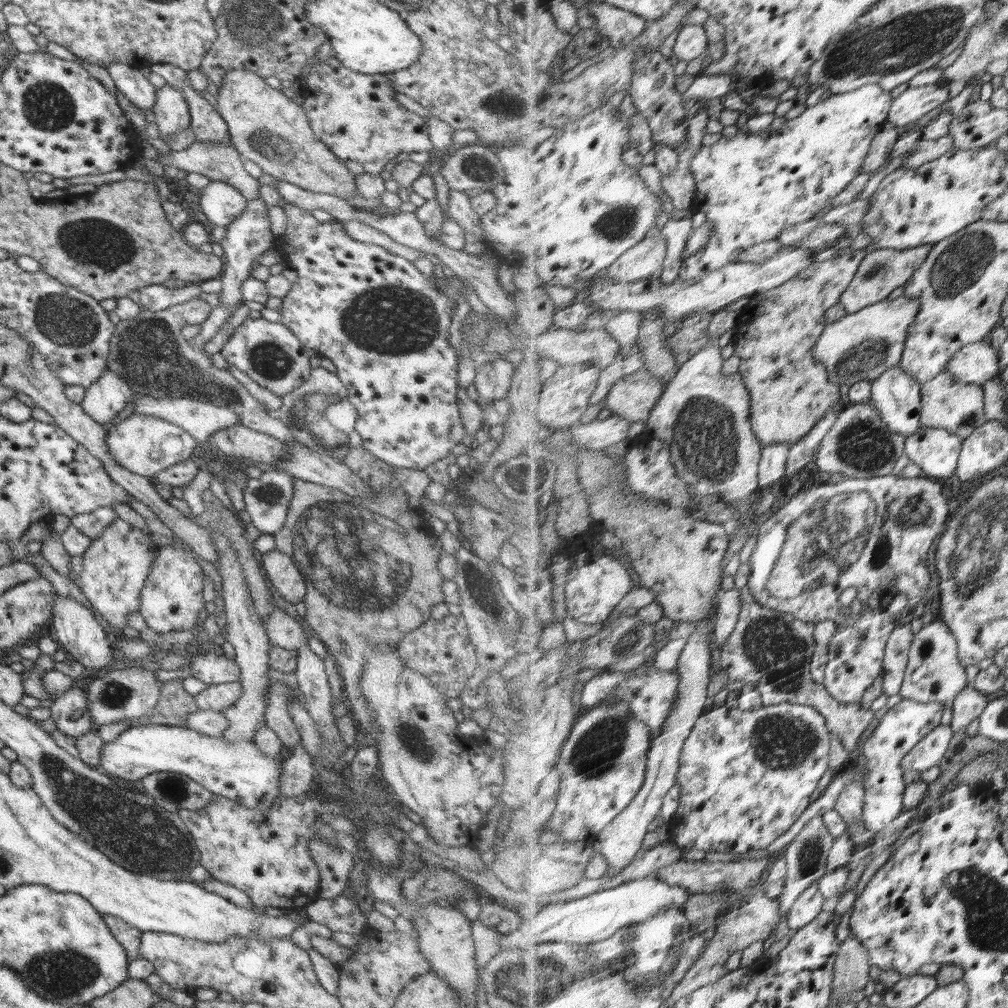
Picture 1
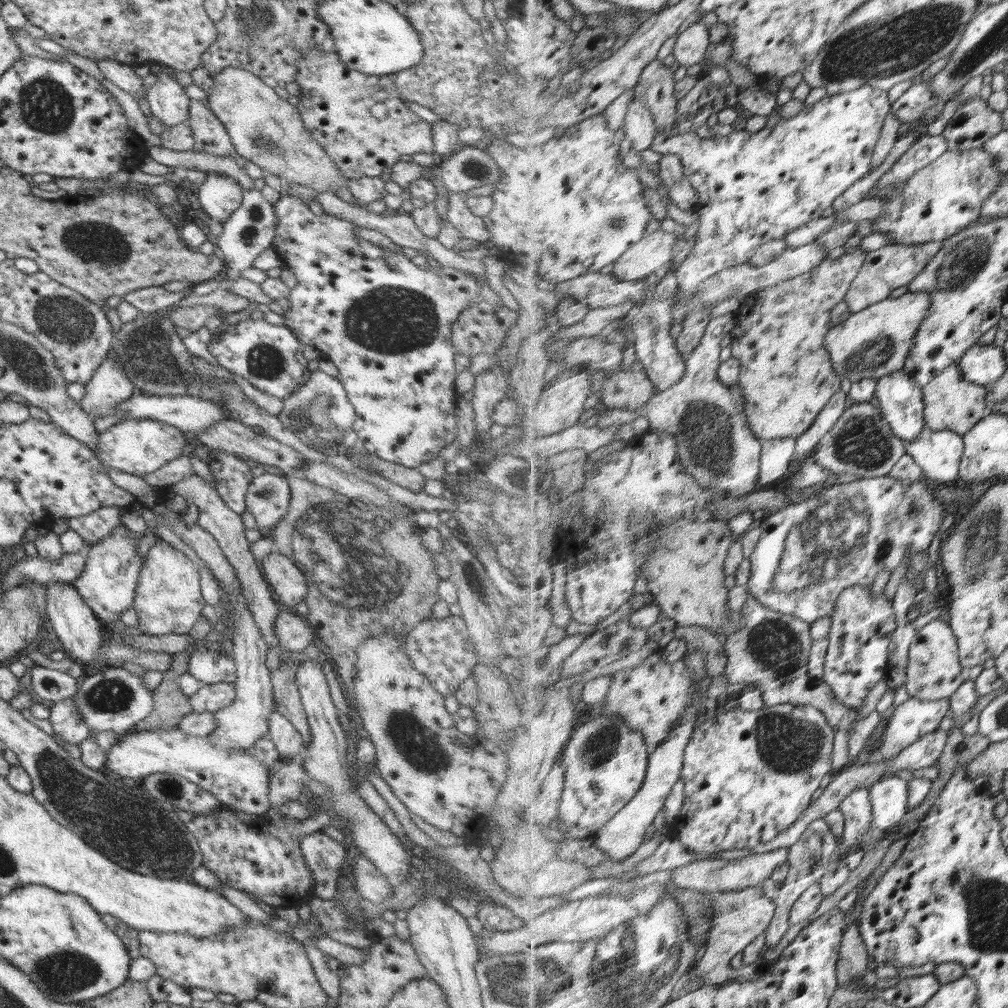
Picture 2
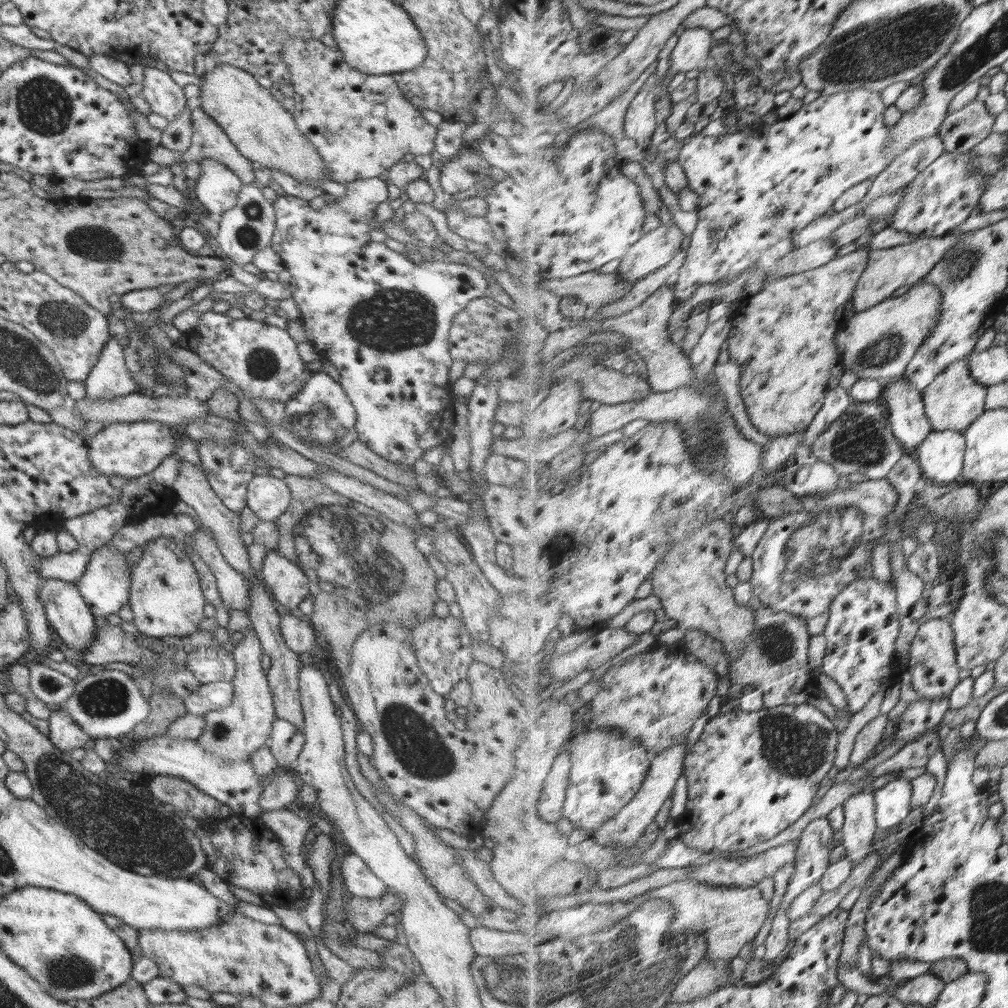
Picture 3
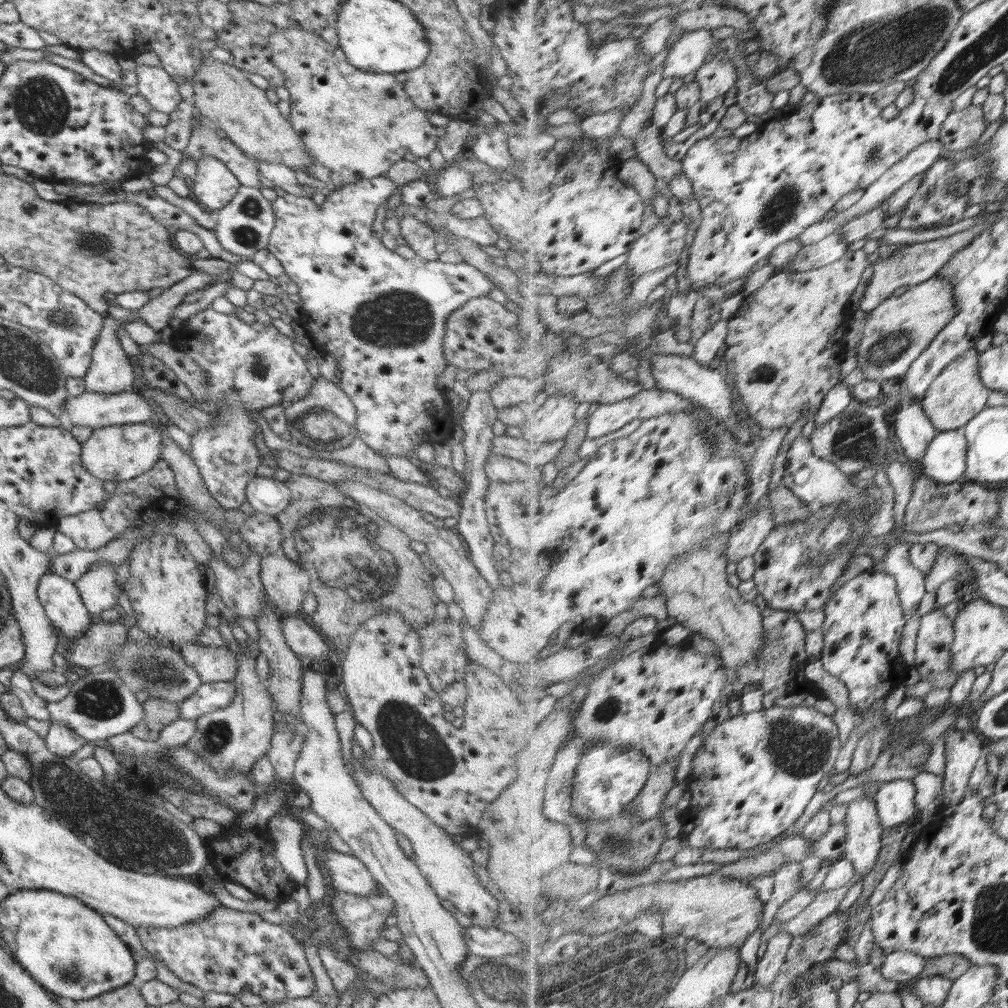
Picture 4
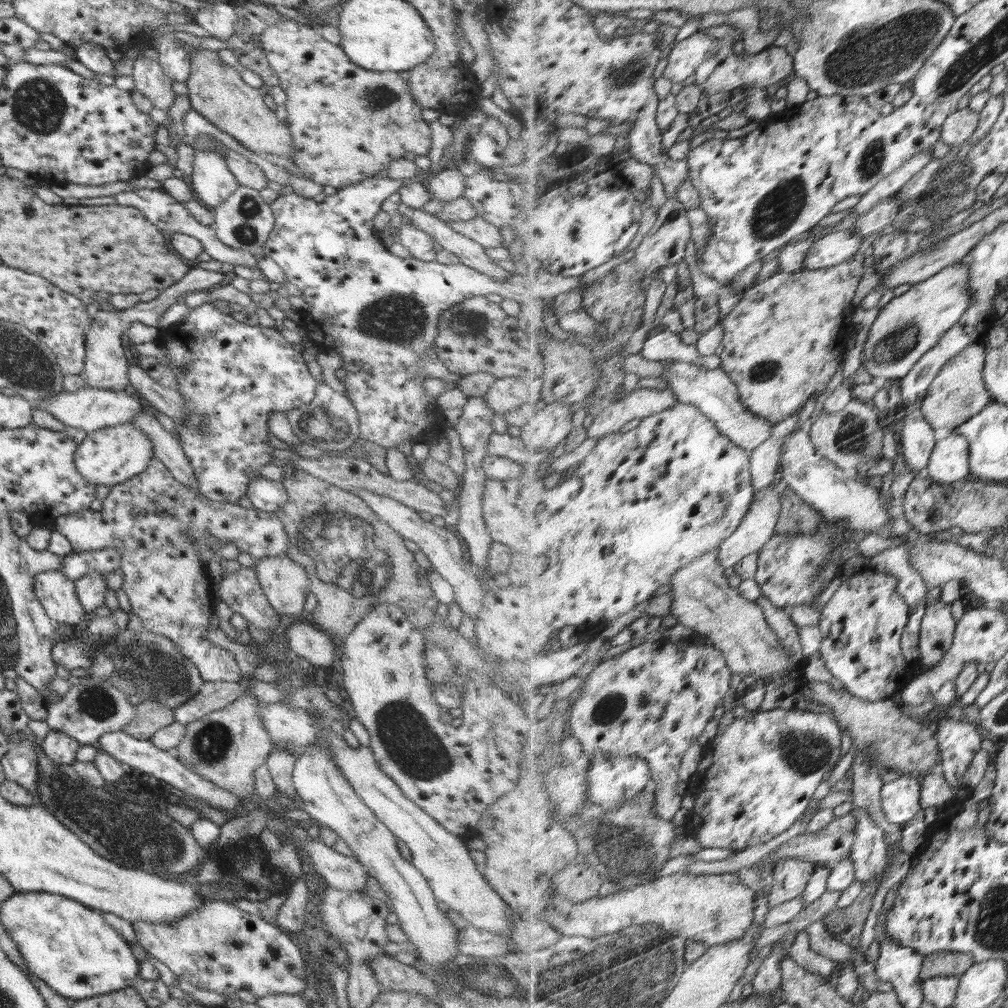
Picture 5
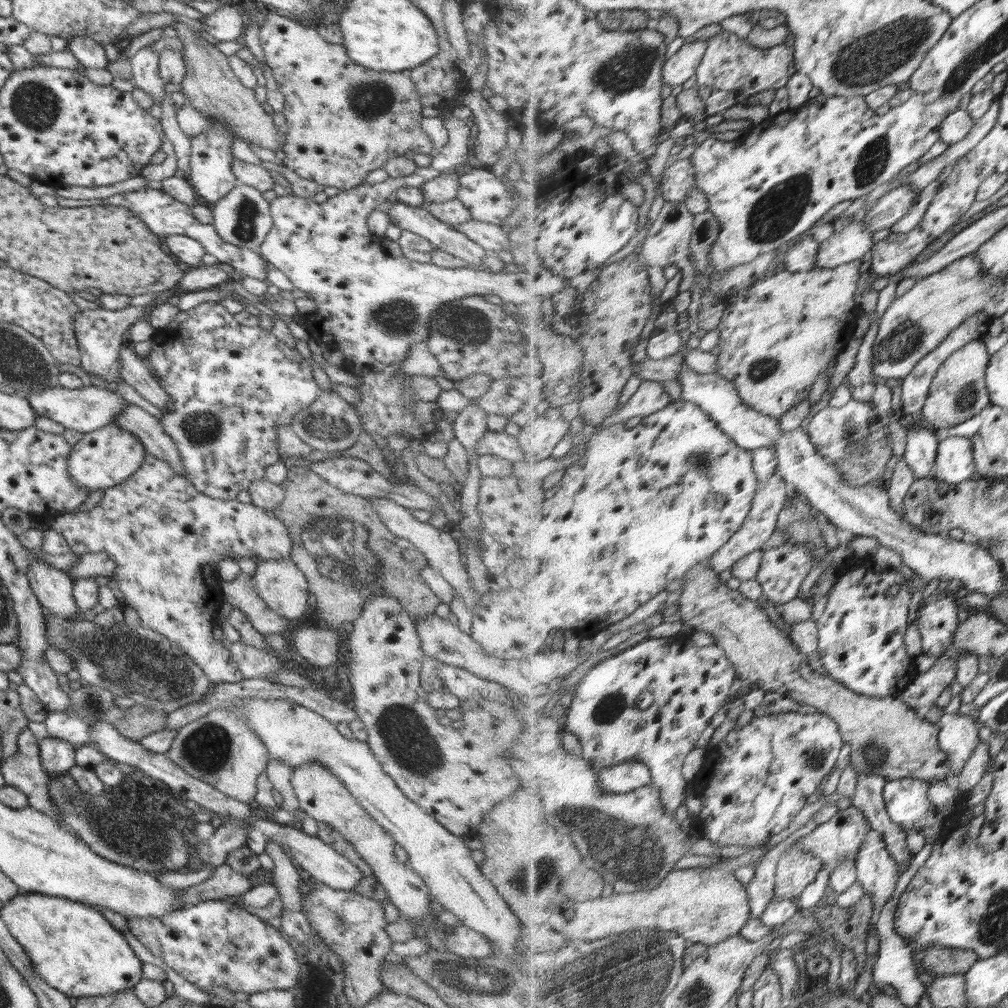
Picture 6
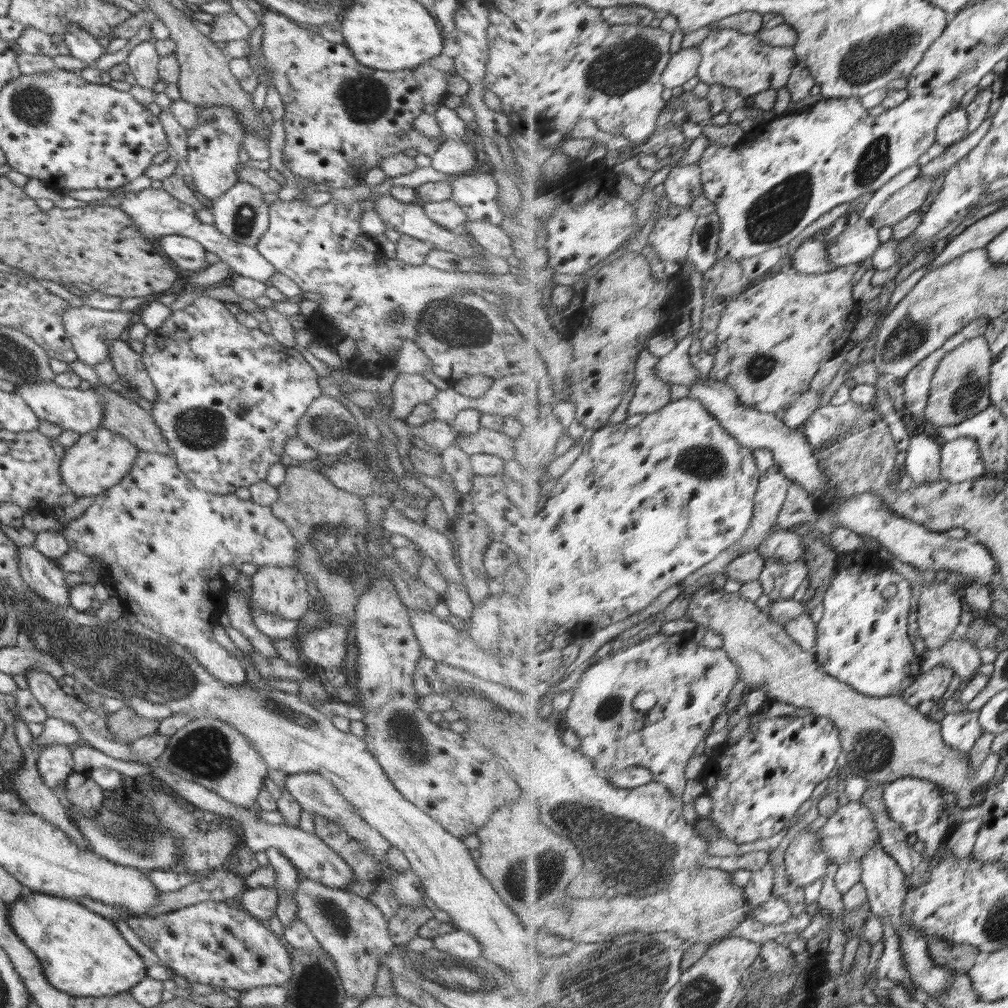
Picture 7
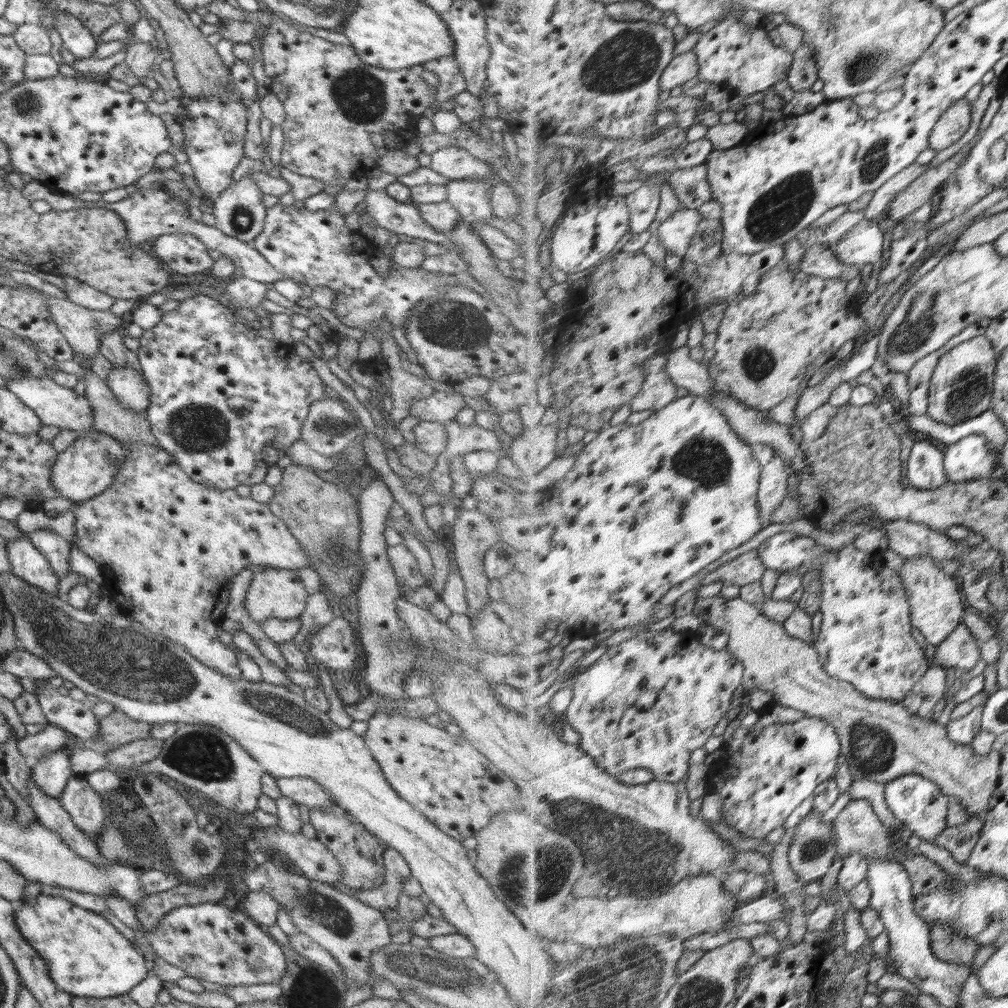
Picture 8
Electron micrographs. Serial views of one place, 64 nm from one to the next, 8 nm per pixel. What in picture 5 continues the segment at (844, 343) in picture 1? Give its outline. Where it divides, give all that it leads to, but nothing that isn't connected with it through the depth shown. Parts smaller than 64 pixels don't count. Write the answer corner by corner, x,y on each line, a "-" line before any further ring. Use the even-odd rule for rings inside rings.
956,263
945,268
920,284
915,284
903,295
894,297
882,310
868,334
864,347
864,363
866,370
874,377
884,376
887,379
908,376
915,366
927,355
936,344
946,336
946,332
954,329
975,304
976,291
970,289
970,265

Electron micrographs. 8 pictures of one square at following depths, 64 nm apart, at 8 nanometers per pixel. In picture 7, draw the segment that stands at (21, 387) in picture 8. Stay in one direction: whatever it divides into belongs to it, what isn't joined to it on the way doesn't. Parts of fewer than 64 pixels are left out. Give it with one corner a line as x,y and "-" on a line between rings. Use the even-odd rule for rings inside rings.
48,381
36,384
24,383
24,385
16,386
15,389
15,392
24,399
24,402
40,420
52,422
63,430
74,430
74,432
83,435
100,427
100,423
102,423
104,400
96,394
93,387
64,388
58,386
54,381

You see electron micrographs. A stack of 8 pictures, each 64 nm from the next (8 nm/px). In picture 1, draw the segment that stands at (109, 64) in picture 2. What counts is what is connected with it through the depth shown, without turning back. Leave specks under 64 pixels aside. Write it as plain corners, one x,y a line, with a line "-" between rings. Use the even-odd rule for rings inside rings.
118,61
109,62
104,66
116,84
116,88
124,94
136,107
146,112
152,110
156,99
156,88
140,69

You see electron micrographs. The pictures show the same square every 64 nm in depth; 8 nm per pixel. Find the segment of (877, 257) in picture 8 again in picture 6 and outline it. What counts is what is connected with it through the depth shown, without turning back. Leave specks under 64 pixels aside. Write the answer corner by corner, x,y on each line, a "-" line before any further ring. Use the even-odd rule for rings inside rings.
856,220
848,227
842,233
831,234
823,242
818,258
820,268
836,268
864,259
876,247
875,232
867,232
865,220

